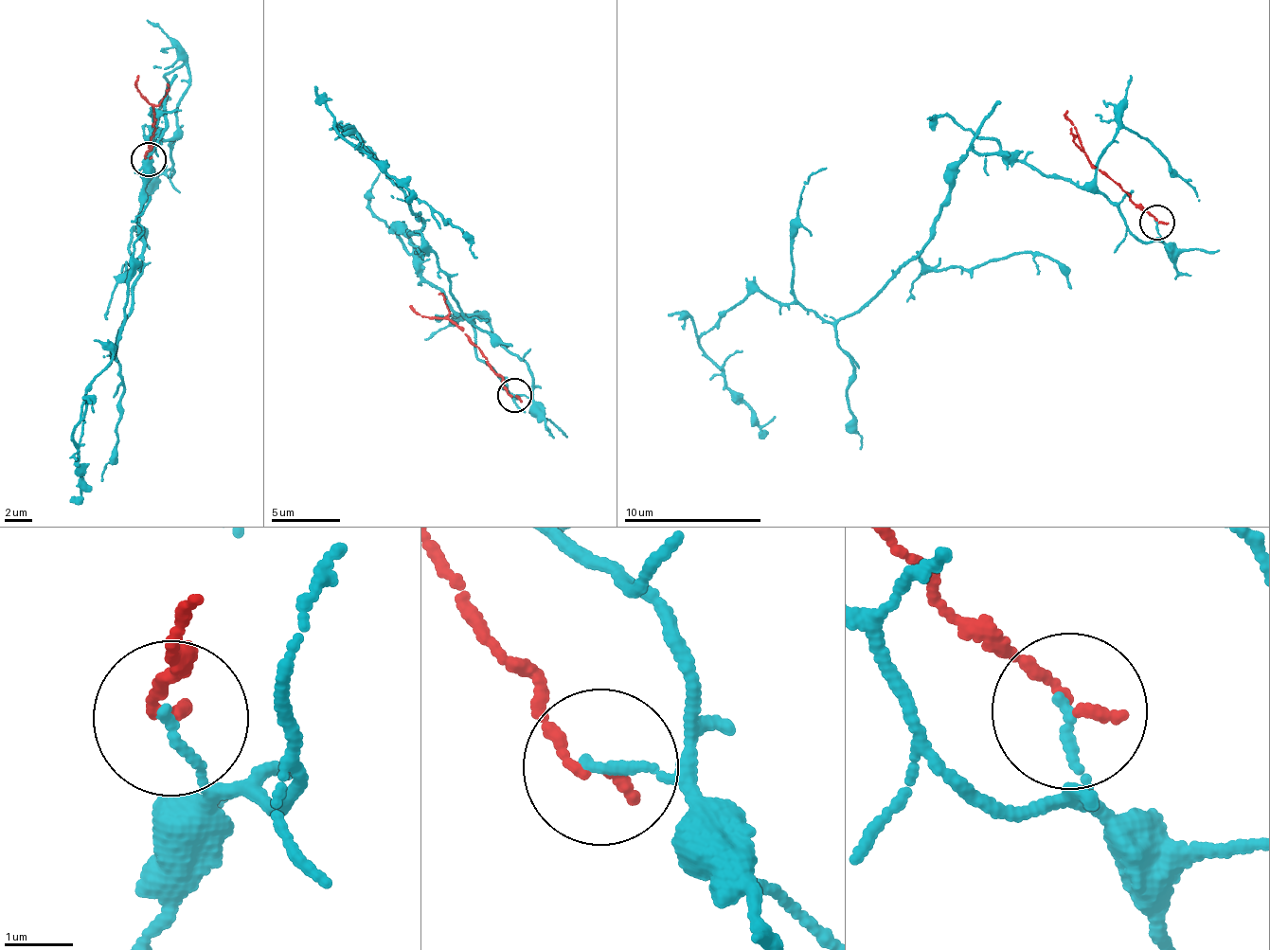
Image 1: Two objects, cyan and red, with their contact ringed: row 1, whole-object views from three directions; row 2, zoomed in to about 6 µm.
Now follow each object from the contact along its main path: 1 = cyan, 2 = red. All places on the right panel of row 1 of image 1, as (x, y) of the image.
1: (1157, 221), (1143, 241), (1098, 192), (973, 152), (871, 304), (825, 322), (754, 291), (699, 338), (764, 435)
2: (1157, 221), (1090, 160), (1067, 118), (1068, 110)

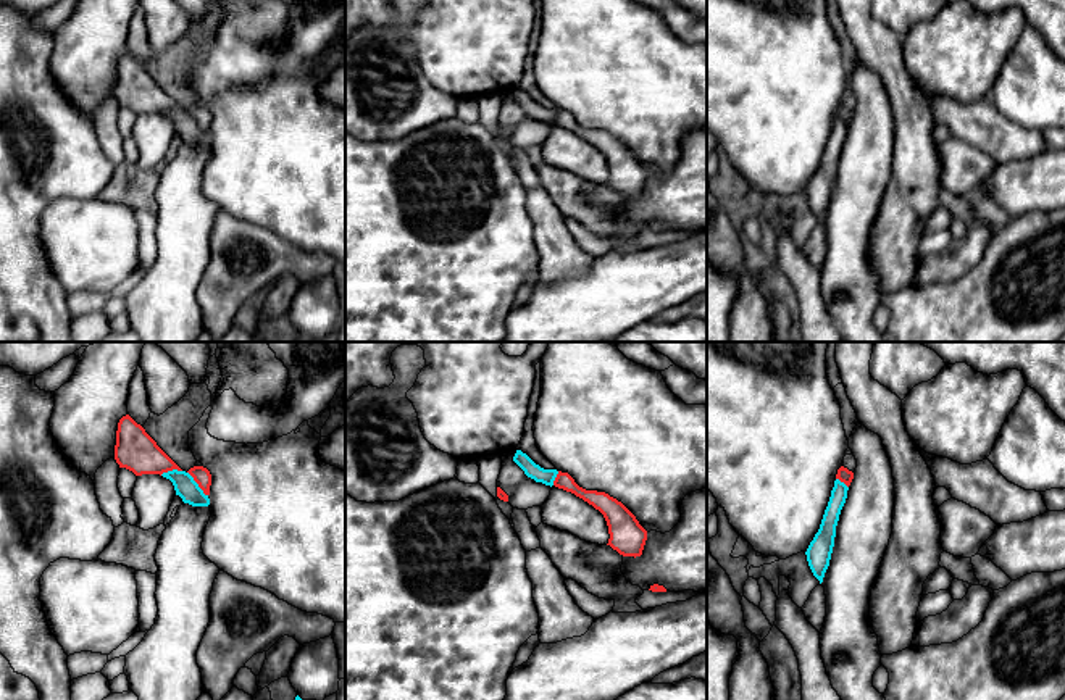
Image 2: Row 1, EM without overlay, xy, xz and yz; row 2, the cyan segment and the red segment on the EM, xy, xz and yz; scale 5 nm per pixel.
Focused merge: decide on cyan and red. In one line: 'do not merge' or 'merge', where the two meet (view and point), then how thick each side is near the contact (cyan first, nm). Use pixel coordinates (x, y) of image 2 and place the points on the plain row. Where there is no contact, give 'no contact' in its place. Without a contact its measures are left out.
do not merge | xy (197, 123) | 110/90 nm

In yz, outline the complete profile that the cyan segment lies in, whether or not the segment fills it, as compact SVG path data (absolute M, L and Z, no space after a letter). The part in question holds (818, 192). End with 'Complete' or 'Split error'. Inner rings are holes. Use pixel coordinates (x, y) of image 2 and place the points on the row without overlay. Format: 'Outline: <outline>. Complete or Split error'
Outline: M839 118L834 119L828 145L825 148L821 163L813 179L810 181L805 194L813 215L823 221L825 211L829 205L836 165L839 160L841 148L846 142L849 126Z. Complete

